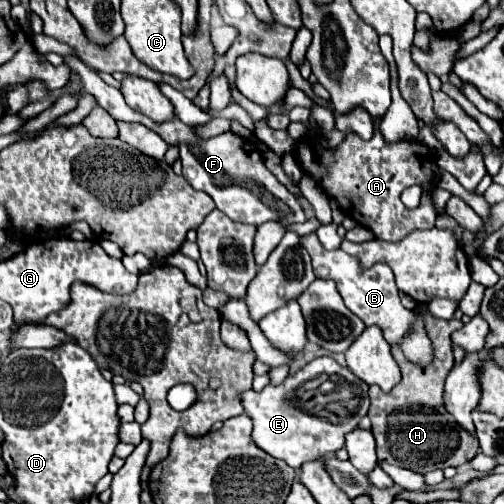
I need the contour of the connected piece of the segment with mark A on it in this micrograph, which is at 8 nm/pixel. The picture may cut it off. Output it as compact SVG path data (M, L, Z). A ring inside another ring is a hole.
M374 118L374 136L370 140L362 140L348 132L336 148L328 148L320 134L310 134L296 142L294 154L300 162L300 168L310 174L334 202L338 202L340 210L348 218L372 230L378 240L400 242L406 232L414 228L434 228L438 218L438 210L434 206L438 168L436 152L418 140L386 142L380 132L380 122L382 118ZM408 186L422 188L420 206L414 210L408 210L400 202L400 194Z

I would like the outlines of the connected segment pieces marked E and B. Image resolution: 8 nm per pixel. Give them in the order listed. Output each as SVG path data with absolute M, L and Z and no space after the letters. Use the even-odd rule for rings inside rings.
M330 356L312 360L294 376L288 376L286 382L282 382L280 386L266 386L258 394L258 398L258 402L250 402L254 442L262 450L272 454L274 458L284 460L292 468L300 468L304 462L324 458L328 452L344 448L344 436L350 430L358 428L360 420L368 414L370 406L368 384L356 378L348 368L340 366Z
M310 232L306 236L300 236L302 246L308 250L310 258L312 258L312 266L314 266L314 274L316 278L332 278L338 284L338 292L344 298L344 304L348 306L348 310L352 310L362 322L366 322L366 326L378 326L384 332L386 342L392 346L398 346L406 360L410 360L416 366L428 366L434 360L434 348L432 342L426 334L426 324L424 318L418 310L408 310L402 306L400 302L400 292L394 284L394 274L390 270L388 264L374 264L368 270L362 270L358 266L358 260L342 250L326 250L316 232Z

